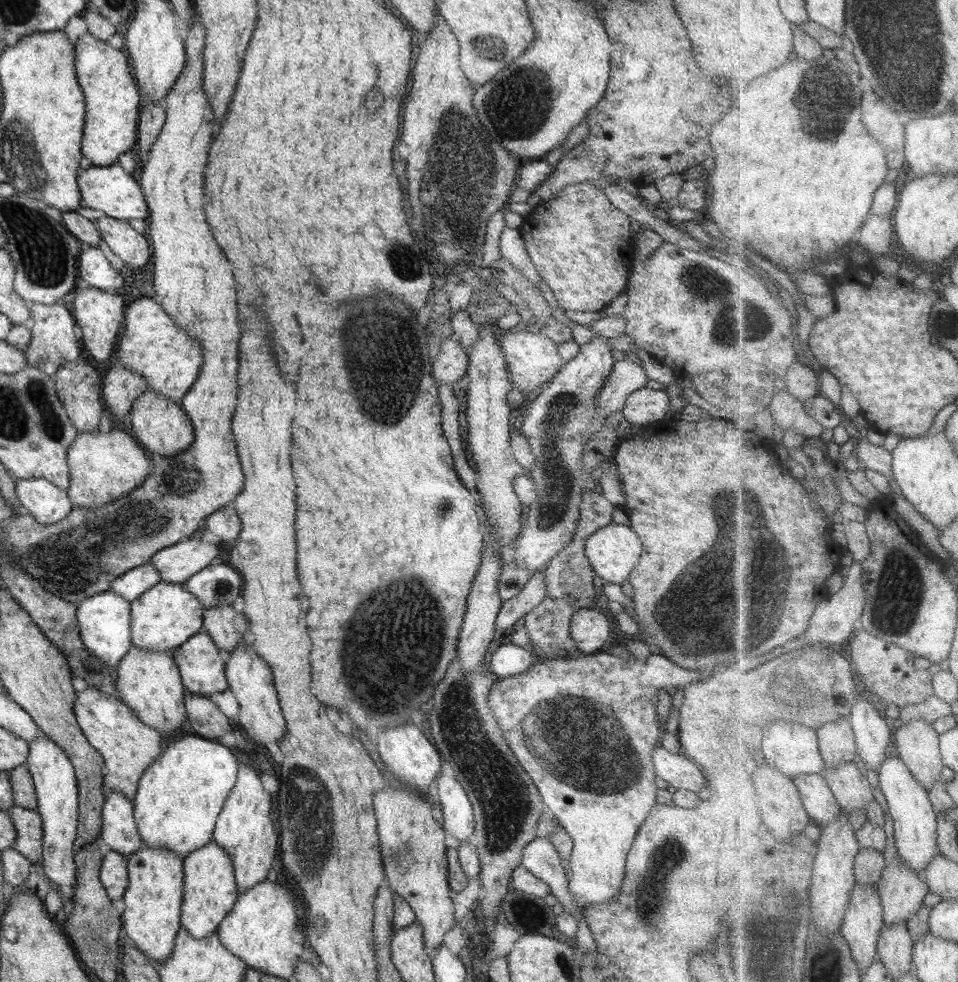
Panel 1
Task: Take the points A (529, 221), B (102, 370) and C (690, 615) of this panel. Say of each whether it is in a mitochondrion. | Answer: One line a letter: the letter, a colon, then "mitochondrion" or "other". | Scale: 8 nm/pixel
A: other
B: other
C: mitochondrion

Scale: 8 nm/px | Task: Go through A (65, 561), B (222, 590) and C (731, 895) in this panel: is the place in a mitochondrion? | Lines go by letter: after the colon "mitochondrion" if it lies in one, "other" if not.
A: mitochondrion
B: mitochondrion
C: other

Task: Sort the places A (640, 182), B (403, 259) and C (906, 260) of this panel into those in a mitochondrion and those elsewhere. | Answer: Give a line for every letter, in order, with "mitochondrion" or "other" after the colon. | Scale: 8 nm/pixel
A: other
B: mitochondrion
C: other

